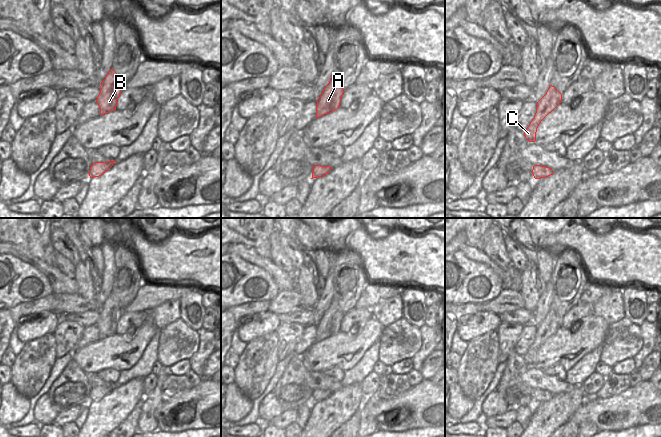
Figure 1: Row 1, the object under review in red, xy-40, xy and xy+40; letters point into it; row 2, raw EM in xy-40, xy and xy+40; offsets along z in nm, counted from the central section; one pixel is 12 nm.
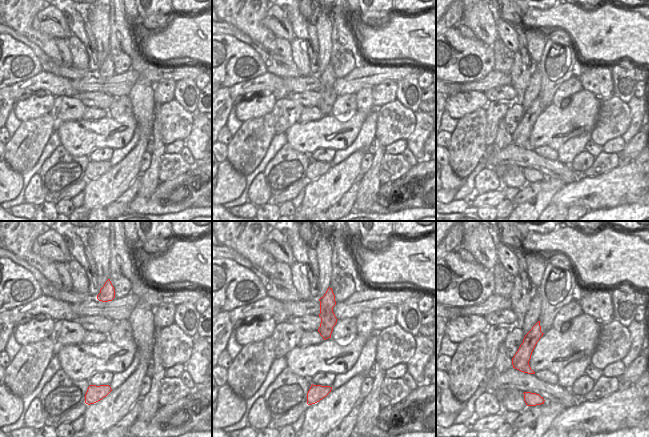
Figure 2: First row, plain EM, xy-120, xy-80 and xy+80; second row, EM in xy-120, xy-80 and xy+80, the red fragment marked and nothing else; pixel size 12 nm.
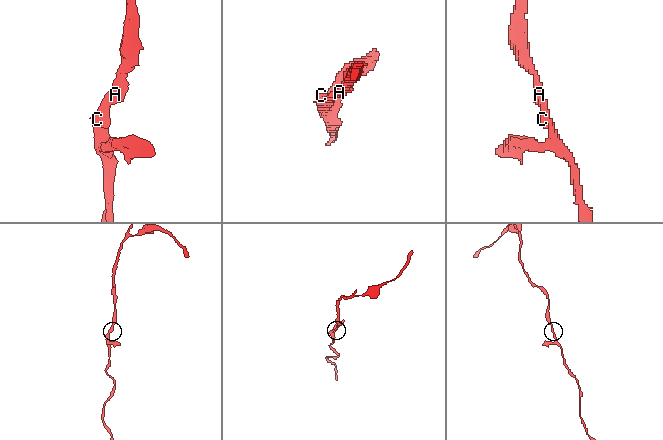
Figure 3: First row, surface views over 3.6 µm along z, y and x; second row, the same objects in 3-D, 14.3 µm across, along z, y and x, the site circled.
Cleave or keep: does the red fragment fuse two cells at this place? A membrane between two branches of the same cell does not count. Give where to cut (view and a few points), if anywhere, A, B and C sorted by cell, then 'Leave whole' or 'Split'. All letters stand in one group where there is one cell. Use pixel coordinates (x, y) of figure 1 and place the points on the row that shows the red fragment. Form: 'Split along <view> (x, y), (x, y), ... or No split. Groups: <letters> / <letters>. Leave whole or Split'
No split. Groups: A B C. Leave whole.

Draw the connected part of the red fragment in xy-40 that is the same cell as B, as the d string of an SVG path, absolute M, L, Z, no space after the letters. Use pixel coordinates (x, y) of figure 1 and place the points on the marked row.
M110 69L105 79L101 82L100 93L96 102L100 108L100 115L116 110L117 100L124 88L118 80L118 74Z

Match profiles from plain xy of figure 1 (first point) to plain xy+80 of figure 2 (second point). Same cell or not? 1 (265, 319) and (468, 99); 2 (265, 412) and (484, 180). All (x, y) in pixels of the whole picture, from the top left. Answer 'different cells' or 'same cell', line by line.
1: same cell
2: same cell

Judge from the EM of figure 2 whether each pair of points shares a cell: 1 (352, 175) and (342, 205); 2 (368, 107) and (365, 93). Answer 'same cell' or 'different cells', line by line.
1: different cells
2: same cell

